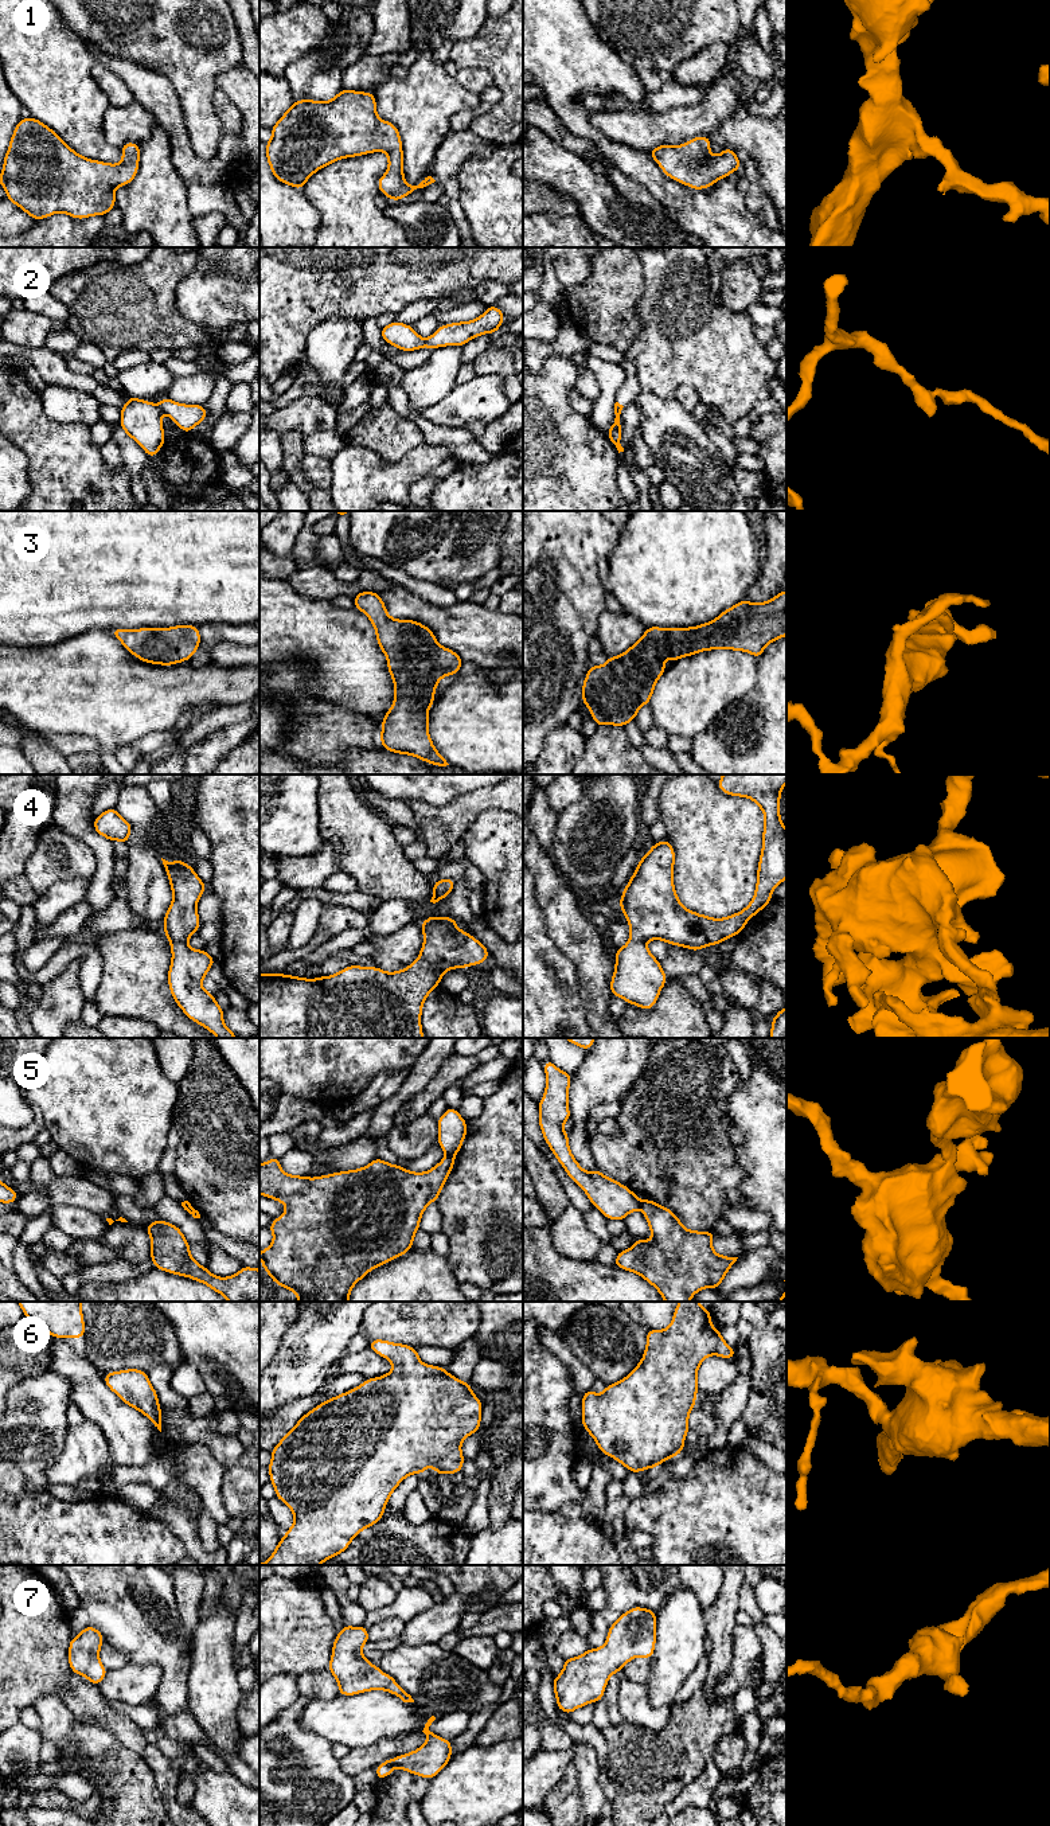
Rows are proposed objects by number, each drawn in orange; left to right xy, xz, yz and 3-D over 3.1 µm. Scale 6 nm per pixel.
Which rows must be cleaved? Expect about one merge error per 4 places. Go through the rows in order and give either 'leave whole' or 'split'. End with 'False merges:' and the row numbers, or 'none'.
1: leave whole
2: split
3: leave whole
4: leave whole
5: split
6: leave whole
7: leave whole
False merges: 2, 5

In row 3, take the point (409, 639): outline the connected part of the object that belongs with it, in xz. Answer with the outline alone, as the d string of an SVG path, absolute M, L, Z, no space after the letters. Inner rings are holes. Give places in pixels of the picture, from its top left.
M360 592L354 602L372 623L394 680L394 703L382 722L382 746L432 765L449 765L432 742L428 714L440 679L460 672L464 662L441 647L428 627L389 616L378 593Z

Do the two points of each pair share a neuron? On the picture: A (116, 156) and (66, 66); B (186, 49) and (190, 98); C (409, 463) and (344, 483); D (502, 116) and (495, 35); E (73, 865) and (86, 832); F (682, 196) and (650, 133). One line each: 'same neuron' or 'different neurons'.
A: same neuron
B: same neuron
C: same neuron
D: same neuron
E: different neurons
F: different neurons

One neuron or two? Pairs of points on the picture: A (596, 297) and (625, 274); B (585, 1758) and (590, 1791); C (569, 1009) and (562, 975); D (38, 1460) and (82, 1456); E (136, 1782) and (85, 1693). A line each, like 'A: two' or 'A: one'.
A: one
B: one
C: one
D: two
E: two

